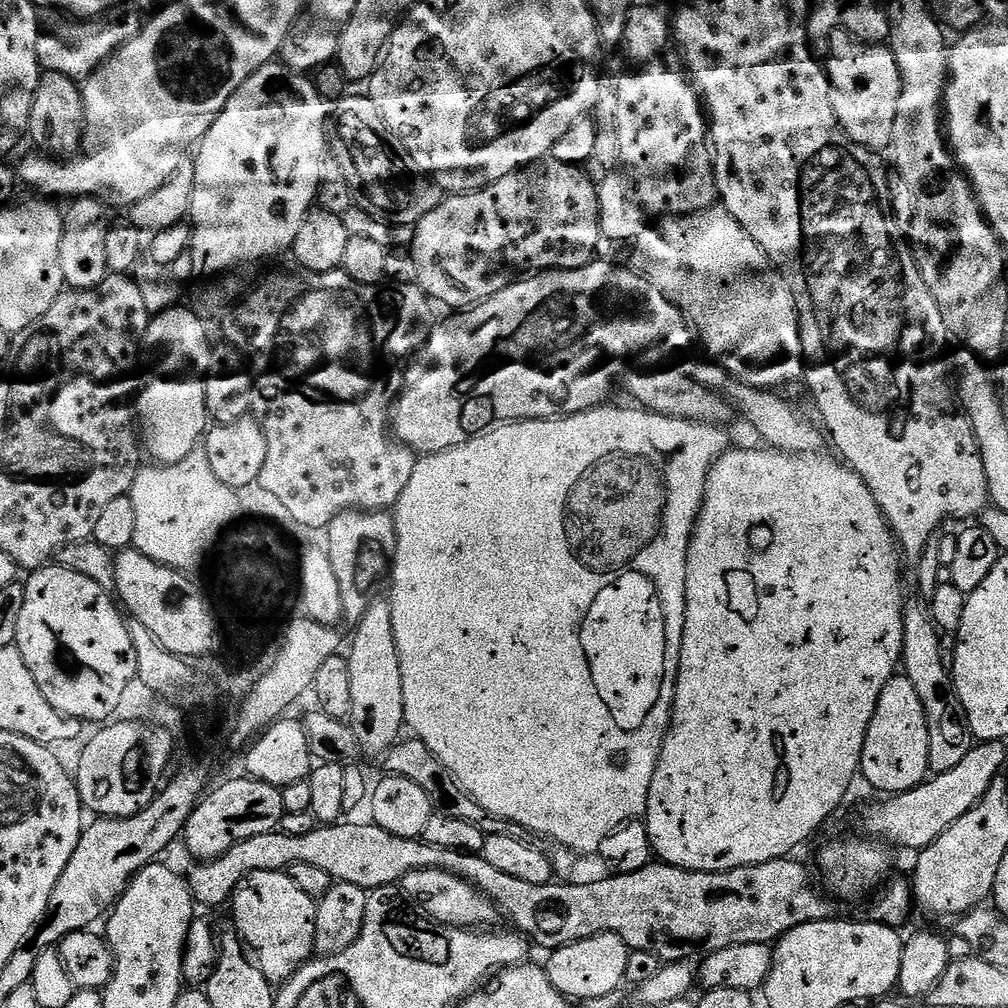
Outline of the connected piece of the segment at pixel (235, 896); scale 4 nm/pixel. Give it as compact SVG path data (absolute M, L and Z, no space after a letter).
M287 871L251 872L232 892L230 909L232 908L232 920L236 923L234 931L251 951L252 948L256 951L254 963L269 984L283 986L303 964L313 959L316 952L316 905L317 901L312 900L308 894L302 894L302 890L294 883L294 878L288 876Z

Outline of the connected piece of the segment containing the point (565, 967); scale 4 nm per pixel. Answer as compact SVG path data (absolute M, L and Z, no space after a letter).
M609 932L598 934L594 938L586 938L555 949L549 955L552 957L546 963L546 971L553 986L569 1000L581 1002L584 999L600 998L617 991L624 984L629 951L622 938Z

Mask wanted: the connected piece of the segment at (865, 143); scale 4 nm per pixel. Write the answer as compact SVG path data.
M836 30L831 33L832 45L828 48L828 60L826 59L826 71L828 73L828 81L832 87L832 105L834 106L834 114L838 118L838 122L842 126L842 130L854 143L863 148L869 148L871 152L883 153L885 150L891 149L892 139L894 138L894 118L898 118L898 98L902 94L902 78L898 70L898 62L894 58L891 47L884 44L865 44L863 40L857 40L855 36L851 36L849 32Z

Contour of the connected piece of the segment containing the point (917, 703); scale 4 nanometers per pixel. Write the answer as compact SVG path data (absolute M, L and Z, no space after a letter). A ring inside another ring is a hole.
M903 674L893 676L882 690L878 698L878 706L874 710L874 718L870 718L870 730L866 730L866 742L862 746L860 772L868 779L872 788L877 788L884 794L899 794L917 788L929 779L930 769L928 755L930 754L930 734L926 726L926 710L922 710L922 702L918 698L918 690L914 690L914 682L910 682Z

